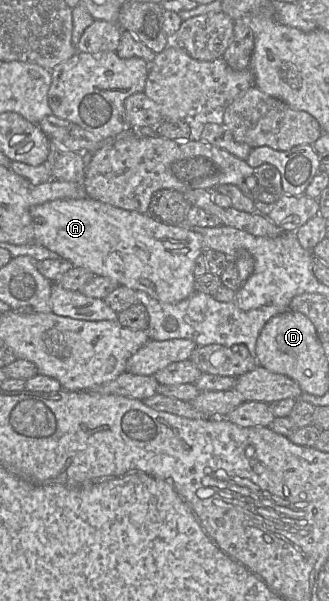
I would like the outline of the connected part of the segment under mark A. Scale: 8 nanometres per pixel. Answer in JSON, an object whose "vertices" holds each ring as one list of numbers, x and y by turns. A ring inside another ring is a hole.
{"vertices":[[90,197,56,199,35,205,30,215,34,243,70,261,73,267,108,277,119,286,143,291,163,303,178,303,195,292,195,260,204,250,200,235,193,230]]}

